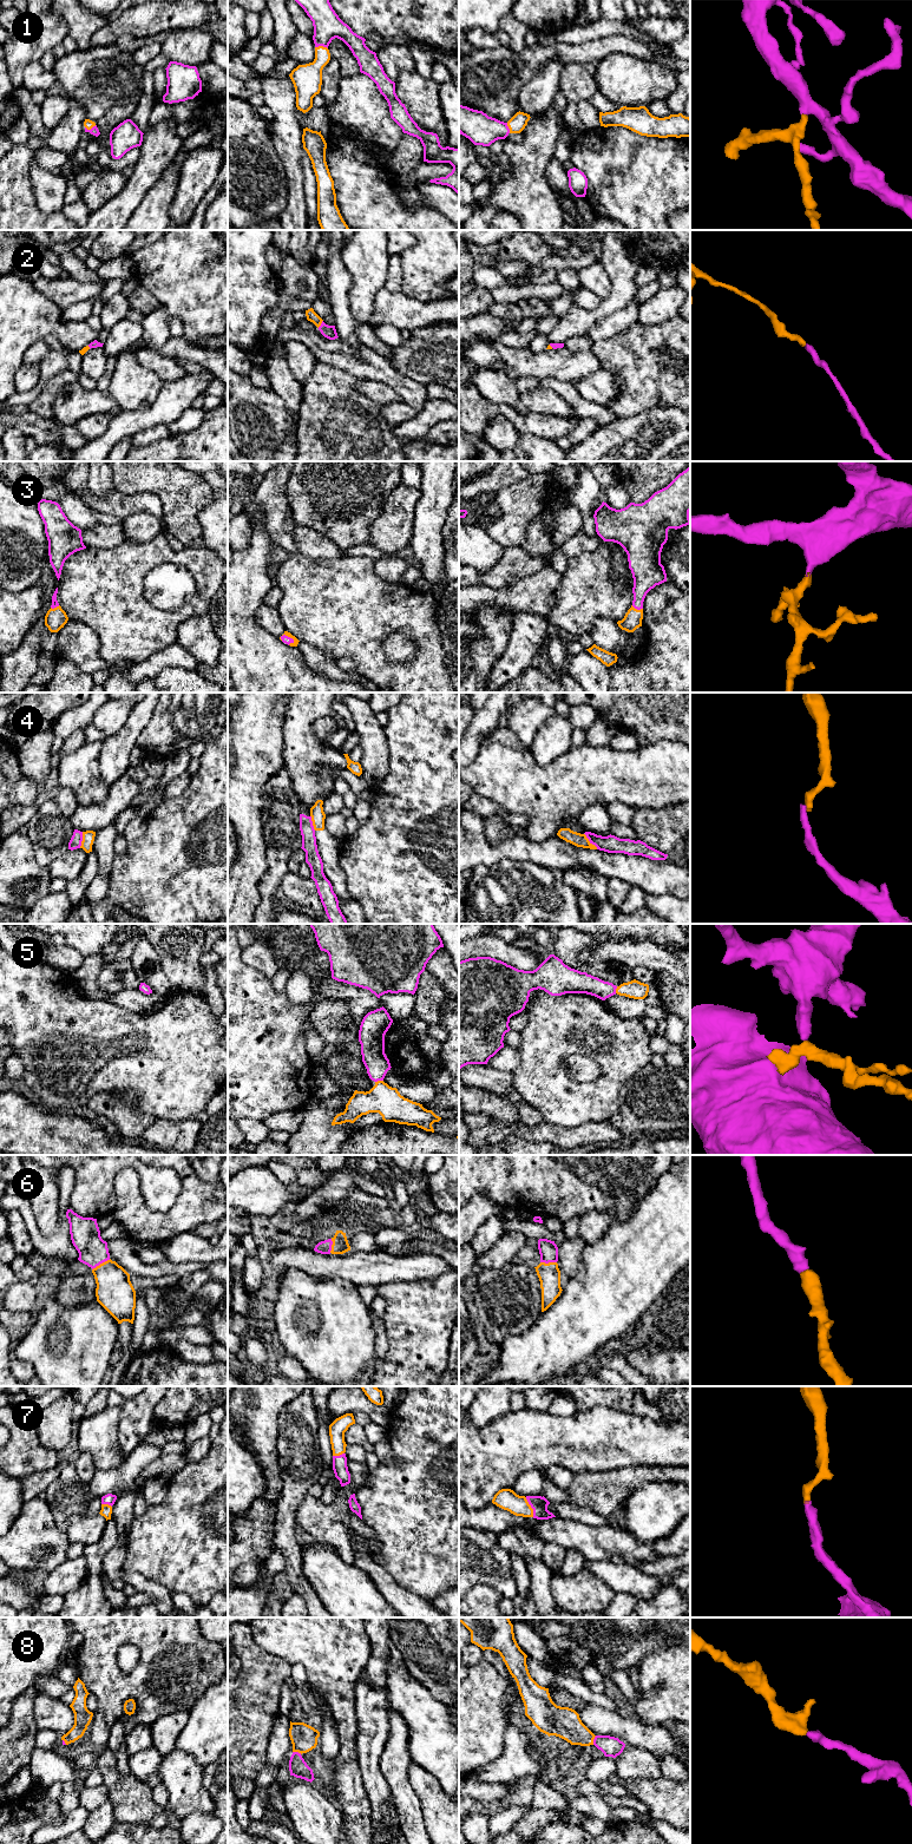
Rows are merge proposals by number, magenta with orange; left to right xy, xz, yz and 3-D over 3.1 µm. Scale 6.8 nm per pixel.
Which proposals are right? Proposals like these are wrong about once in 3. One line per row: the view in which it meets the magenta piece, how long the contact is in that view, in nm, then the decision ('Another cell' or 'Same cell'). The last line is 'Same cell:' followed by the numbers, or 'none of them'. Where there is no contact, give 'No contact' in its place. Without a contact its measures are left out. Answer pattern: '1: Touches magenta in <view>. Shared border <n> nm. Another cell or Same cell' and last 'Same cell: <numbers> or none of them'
1: Touches magenta in xz. Shared border 90 nm. Same cell
2: Touches magenta in xz. Shared border 70 nm. Same cell
3: Touches magenta in xz. Shared border 110 nm. Same cell
4: Touches magenta in yz. Shared border 140 nm. Another cell
5: Touches magenta in xz. Shared border 60 nm. Same cell
6: Touches magenta in xy. Shared border 150 nm. Same cell
7: Touches magenta in yz. Shared border 150 nm. Same cell
8: Touches magenta in yz. Shared border 70 nm. Same cell
Same cell: 1, 2, 3, 5, 6, 7, 8

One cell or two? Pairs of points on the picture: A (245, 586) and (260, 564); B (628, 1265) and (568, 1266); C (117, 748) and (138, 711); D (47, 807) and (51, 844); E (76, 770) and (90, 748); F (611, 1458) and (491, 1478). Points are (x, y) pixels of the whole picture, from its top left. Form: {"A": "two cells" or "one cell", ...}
{"A": "one cell", "B": "two cells", "C": "one cell", "D": "one cell", "E": "one cell", "F": "one cell"}

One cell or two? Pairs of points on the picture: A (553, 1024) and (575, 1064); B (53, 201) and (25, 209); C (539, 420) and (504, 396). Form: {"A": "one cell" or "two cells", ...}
{"A": "two cells", "B": "two cells", "C": "one cell"}

